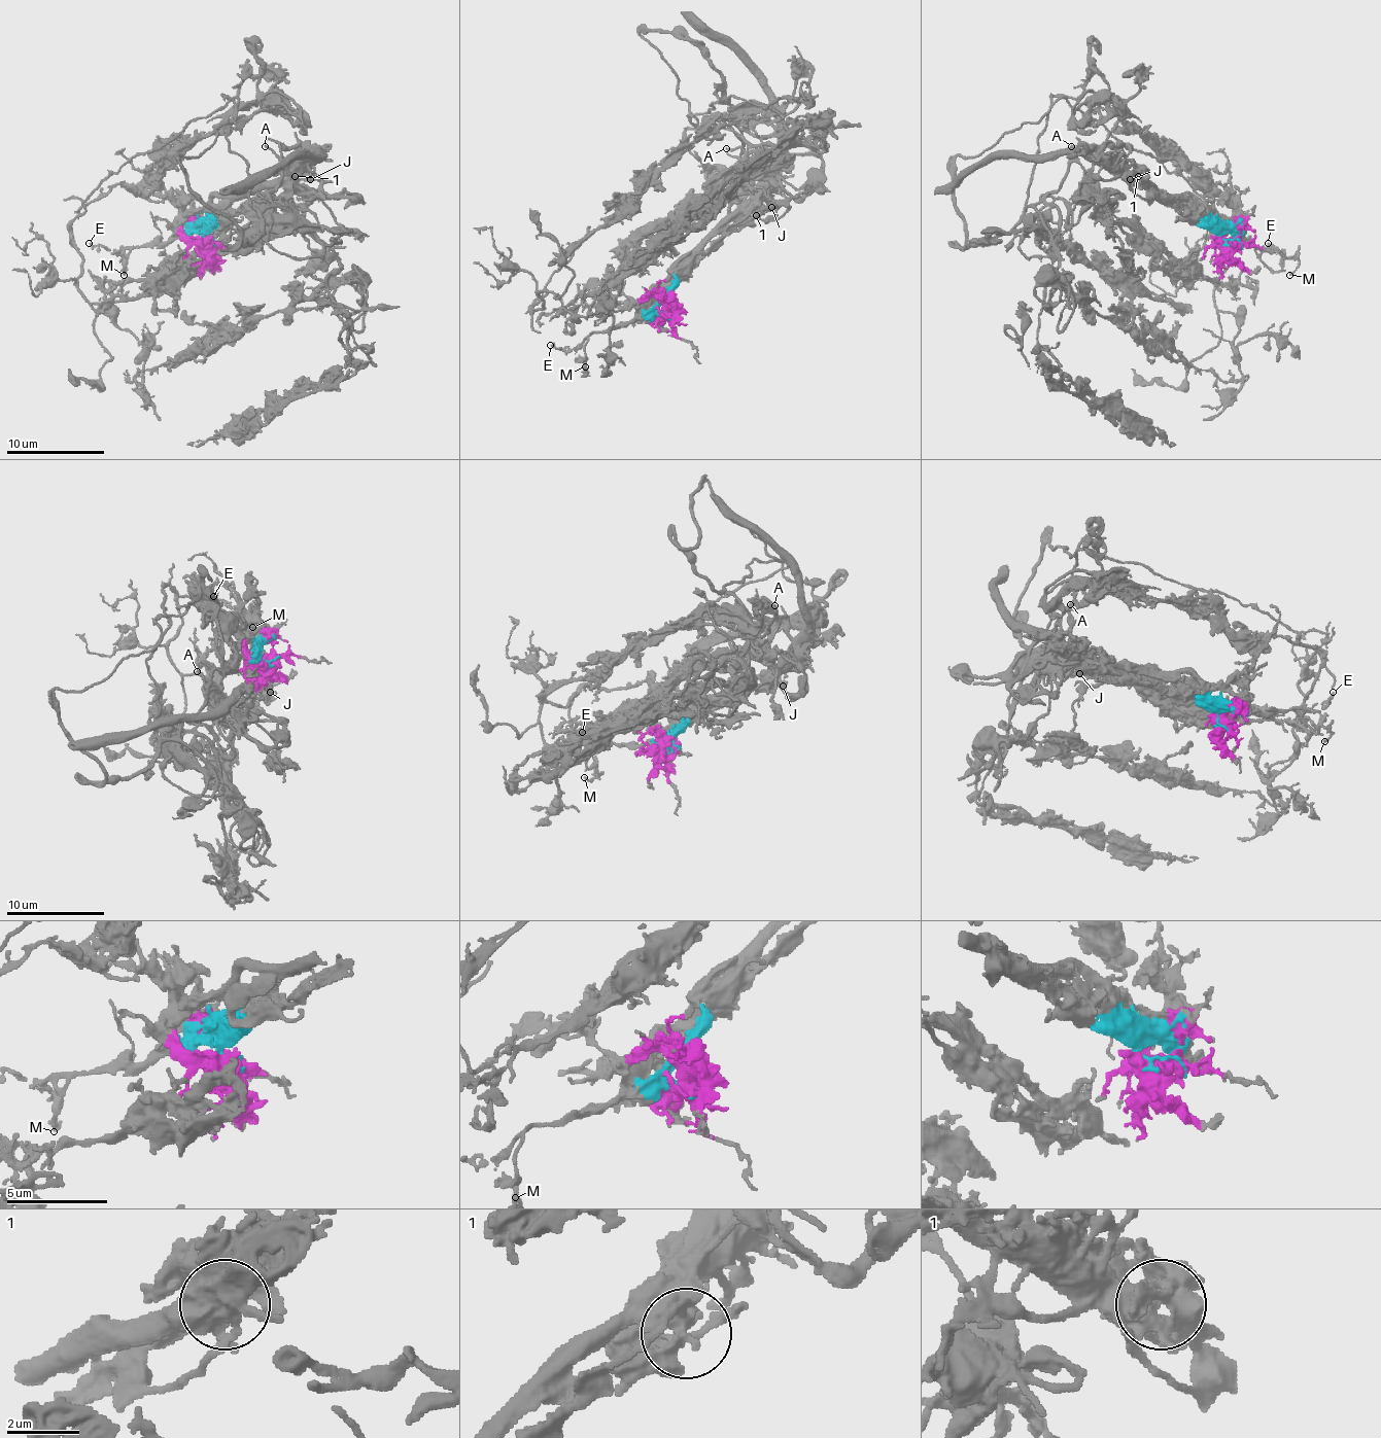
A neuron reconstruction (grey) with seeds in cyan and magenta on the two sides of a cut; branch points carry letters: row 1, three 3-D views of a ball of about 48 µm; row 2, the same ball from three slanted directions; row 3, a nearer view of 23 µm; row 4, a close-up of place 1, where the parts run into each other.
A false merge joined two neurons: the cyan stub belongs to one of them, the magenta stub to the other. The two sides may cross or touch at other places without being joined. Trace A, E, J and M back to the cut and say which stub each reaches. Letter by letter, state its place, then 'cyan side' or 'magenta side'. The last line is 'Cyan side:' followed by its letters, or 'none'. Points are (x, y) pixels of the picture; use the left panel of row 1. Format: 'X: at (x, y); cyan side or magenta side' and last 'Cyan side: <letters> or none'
A: at (265, 146); cyan side
E: at (89, 243); cyan side
J: at (310, 179); cyan side
M: at (124, 275); cyan side
Cyan side: A, E, J, M

